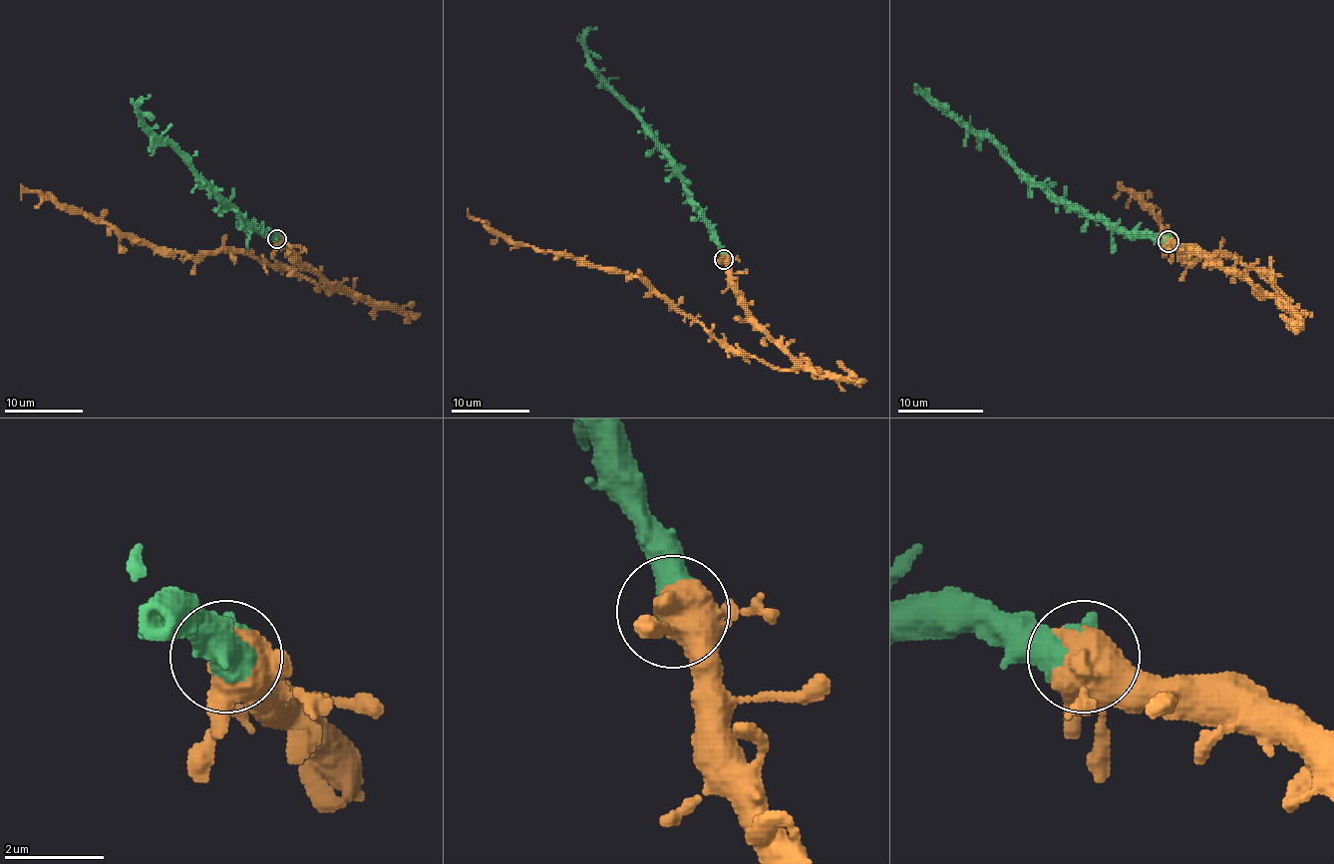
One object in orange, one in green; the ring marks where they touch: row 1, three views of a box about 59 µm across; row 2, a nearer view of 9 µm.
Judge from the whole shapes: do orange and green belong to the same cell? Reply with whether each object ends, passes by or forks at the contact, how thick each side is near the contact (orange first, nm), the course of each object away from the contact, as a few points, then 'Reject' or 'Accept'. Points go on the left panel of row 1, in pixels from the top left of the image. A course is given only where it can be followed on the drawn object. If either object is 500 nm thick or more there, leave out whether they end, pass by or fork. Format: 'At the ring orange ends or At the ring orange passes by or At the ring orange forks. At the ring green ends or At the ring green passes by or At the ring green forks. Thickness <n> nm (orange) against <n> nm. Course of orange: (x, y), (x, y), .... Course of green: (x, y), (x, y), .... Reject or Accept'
Thickness 360 nm (orange) against 800 nm. Course of orange: (275, 239), (345, 294), (244, 253), (191, 255), (143, 245), (37, 192), (23, 192), (21, 200). Course of green: (277, 239), (263, 235), (240, 215), (139, 116), (139, 105), (150, 95). Accept

